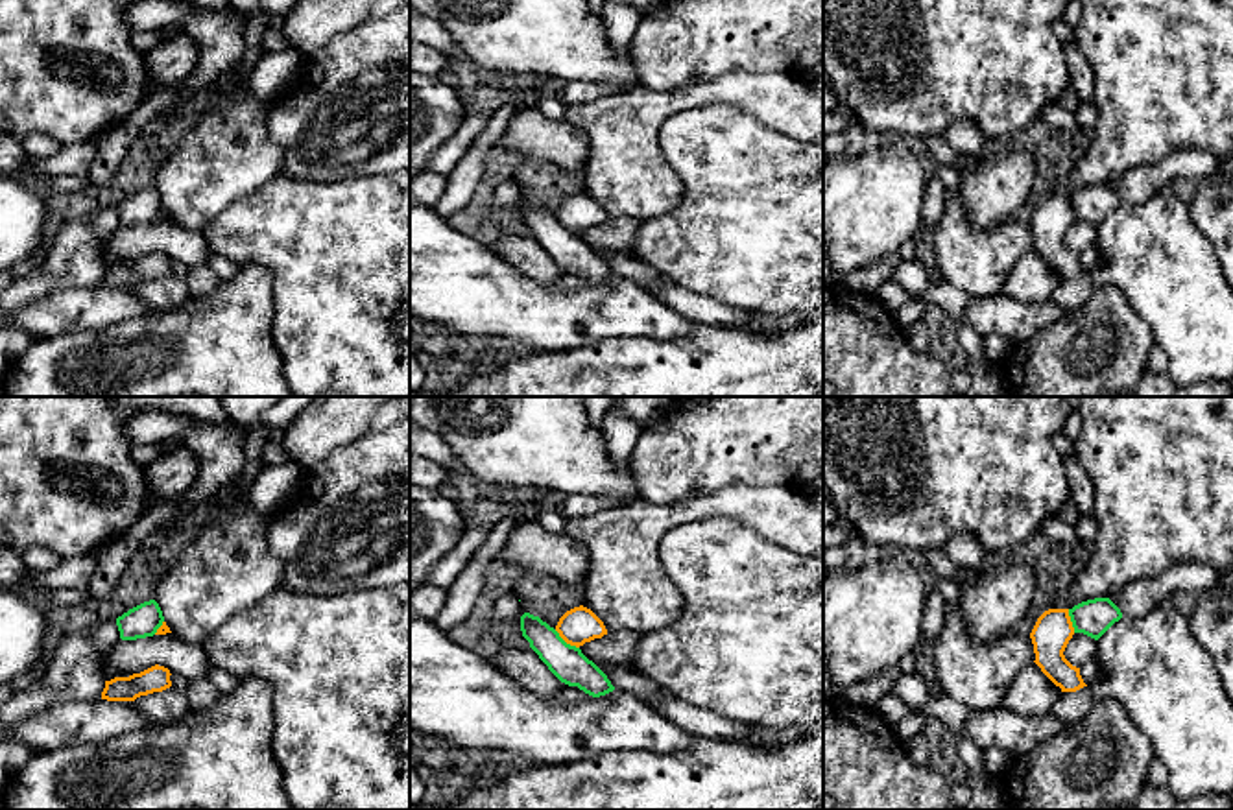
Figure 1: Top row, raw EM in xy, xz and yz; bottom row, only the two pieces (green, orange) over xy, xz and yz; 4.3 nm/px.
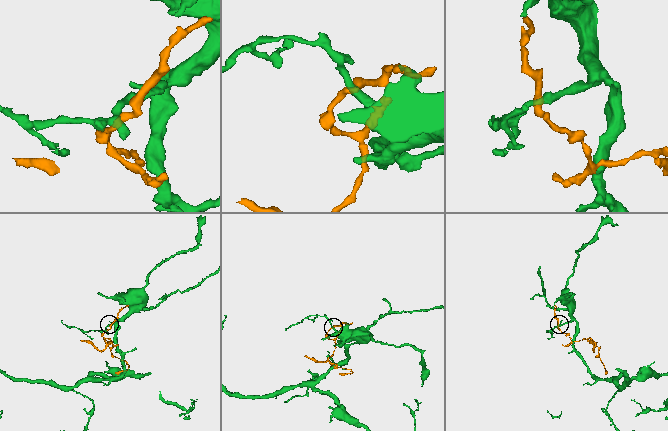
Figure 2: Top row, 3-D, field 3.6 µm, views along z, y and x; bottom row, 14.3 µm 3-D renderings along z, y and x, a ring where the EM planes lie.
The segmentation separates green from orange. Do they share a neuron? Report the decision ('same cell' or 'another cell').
another cell

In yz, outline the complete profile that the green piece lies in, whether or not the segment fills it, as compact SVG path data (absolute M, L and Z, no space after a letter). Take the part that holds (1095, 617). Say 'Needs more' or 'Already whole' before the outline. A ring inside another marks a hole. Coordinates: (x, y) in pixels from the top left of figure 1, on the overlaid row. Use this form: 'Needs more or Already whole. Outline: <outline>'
Already whole. Outline: M1095 598L1069 609L1074 633L1098 640L1115 622L1122 618L1120 609L1109 598Z

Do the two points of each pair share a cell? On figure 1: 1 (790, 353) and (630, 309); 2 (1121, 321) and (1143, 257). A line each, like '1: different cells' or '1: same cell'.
1: different cells
2: different cells

